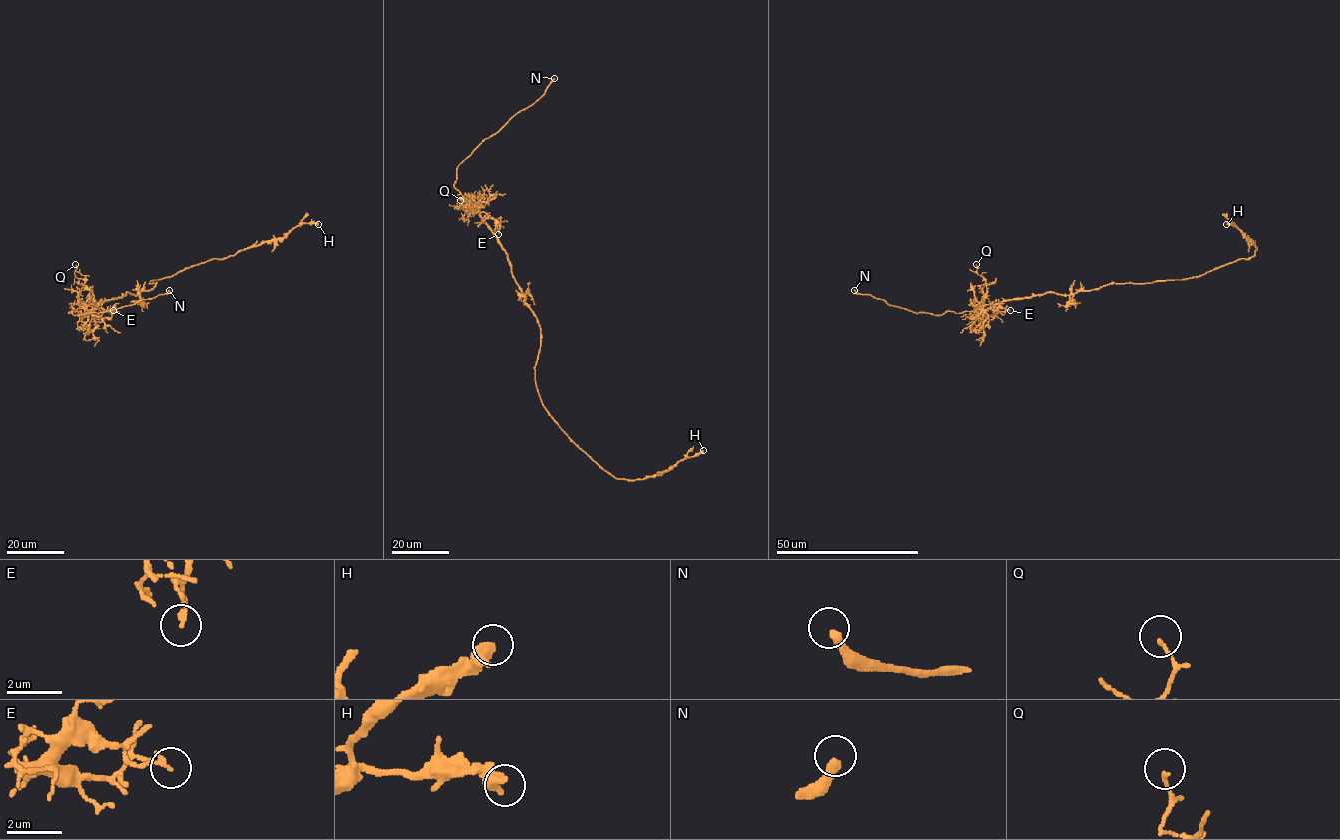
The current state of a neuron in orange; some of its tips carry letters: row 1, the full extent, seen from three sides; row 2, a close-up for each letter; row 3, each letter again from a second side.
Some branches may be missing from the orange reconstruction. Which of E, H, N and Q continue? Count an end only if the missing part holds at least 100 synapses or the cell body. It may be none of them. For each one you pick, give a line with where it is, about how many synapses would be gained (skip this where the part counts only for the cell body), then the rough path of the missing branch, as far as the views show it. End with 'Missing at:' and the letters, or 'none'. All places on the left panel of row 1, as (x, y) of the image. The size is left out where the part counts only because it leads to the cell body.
N: Place: (169, 290)
Missing at: N

